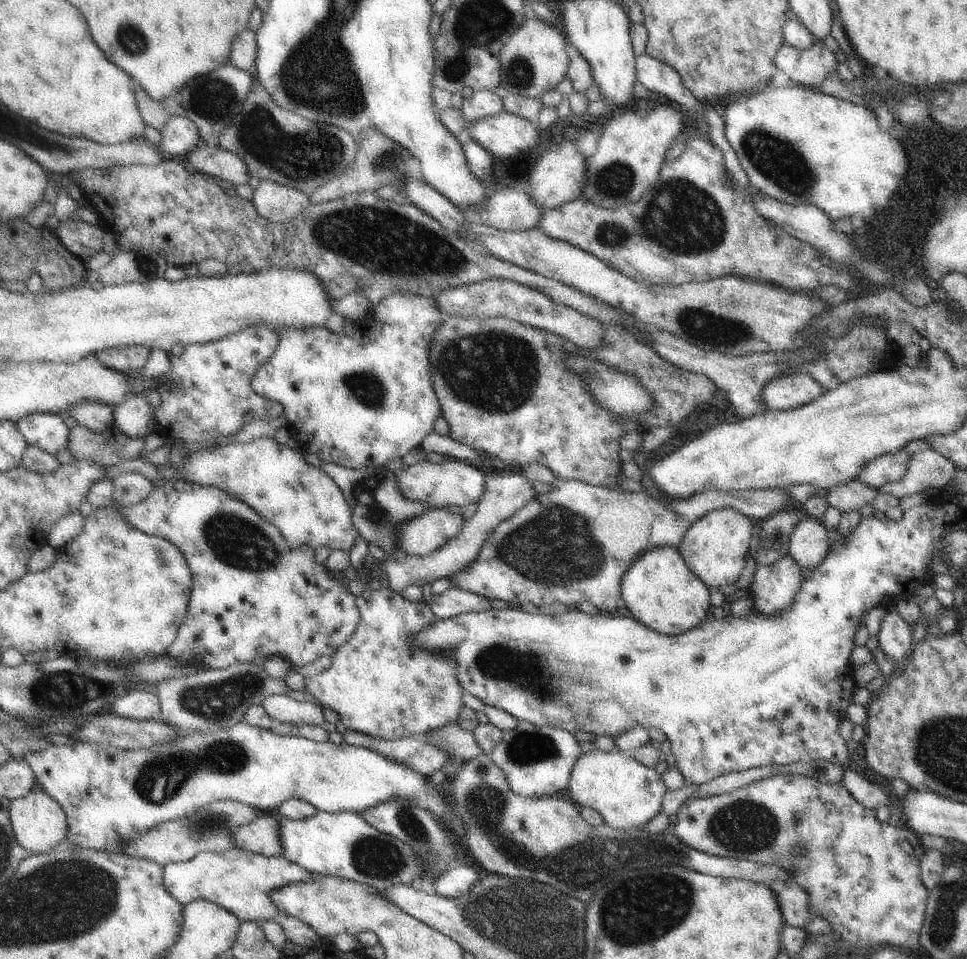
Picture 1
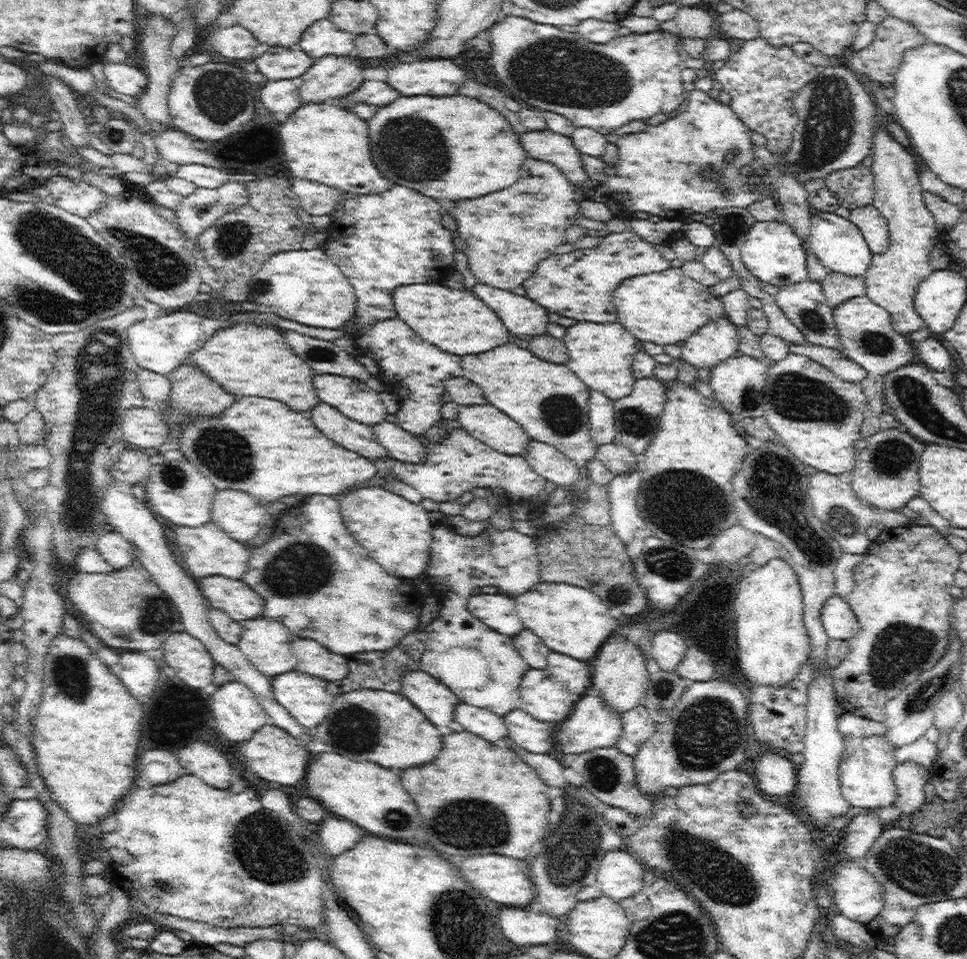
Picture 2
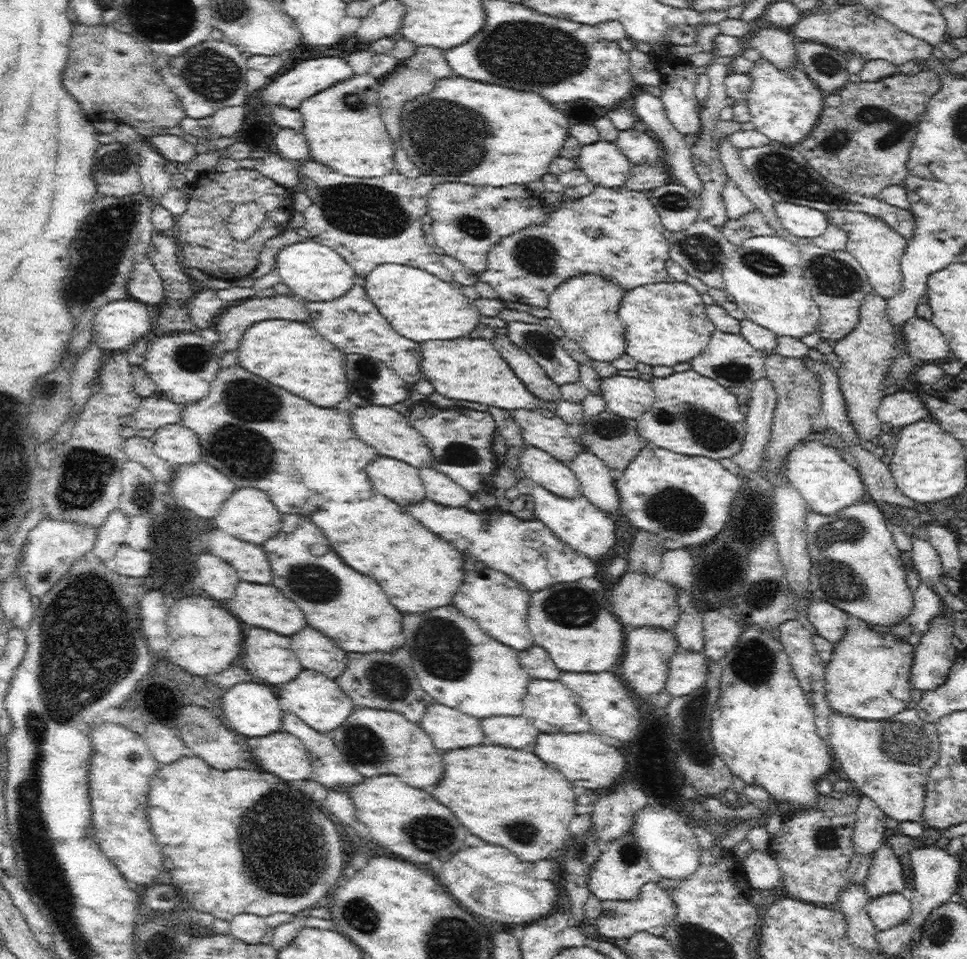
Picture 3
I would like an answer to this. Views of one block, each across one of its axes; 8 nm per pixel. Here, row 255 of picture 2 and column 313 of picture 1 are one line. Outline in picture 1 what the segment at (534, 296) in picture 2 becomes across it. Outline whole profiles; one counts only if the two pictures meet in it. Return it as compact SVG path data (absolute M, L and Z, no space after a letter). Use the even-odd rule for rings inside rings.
M170 476L165 483L159 487L154 487L142 502L130 506L120 506L115 503L116 508L122 512L122 516L128 520L128 524L132 528L137 528L142 532L145 530L149 535L157 536L174 544L186 558L190 572L194 576L194 584L192 584L192 592L190 592L190 604L188 604L188 612L186 612L186 620L178 631L178 638L174 640L174 644L168 649L167 656L172 660L182 660L182 662L190 662L190 664L203 665L210 669L225 669L236 664L250 664L256 658L270 658L270 656L282 656L284 660L290 662L292 668L301 668L310 662L329 656L332 658L334 652L338 652L338 648L342 648L342 644L346 644L350 640L350 636L356 632L362 616L356 604L356 596L348 589L347 581L335 579L336 572L332 572L328 568L326 562L319 563L315 559L315 550L308 546L300 546L296 550L292 550L286 540L282 538L282 534L274 524L266 522L258 512L254 512L248 504L240 502L236 497L230 496L227 492L216 487L205 487L186 480L186 476Z

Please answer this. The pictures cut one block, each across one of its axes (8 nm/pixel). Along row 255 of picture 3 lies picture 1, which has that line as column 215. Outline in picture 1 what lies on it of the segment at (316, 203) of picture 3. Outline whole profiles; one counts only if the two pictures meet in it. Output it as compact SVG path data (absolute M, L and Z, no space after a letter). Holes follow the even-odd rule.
M250 326L236 334L224 336L218 342L208 344L190 344L180 356L169 354L172 367L156 377L157 397L154 401L154 420L156 420L156 432L160 435L175 441L184 442L215 442L222 436L231 436L240 432L246 425L244 416L252 415L253 420L274 419L285 414L283 406L276 401L262 398L252 388L253 376L258 369L266 364L267 360L276 352L279 345L280 335L267 326Z

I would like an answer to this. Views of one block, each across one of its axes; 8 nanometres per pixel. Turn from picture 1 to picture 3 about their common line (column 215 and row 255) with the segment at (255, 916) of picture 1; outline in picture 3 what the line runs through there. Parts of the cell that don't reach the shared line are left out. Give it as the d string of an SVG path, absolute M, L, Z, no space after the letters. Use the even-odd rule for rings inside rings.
M834 210L828 212L829 222L844 230L847 234L845 250L862 265L867 272L873 293L887 301L900 292L902 286L901 260L907 239L898 234L884 221L871 214L850 210Z

